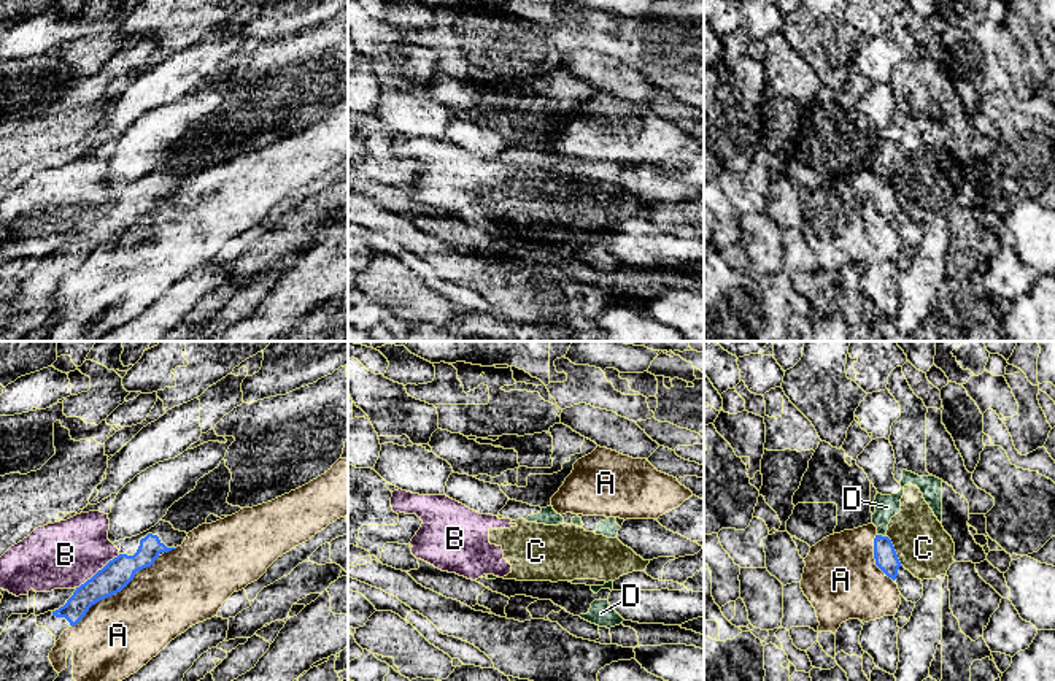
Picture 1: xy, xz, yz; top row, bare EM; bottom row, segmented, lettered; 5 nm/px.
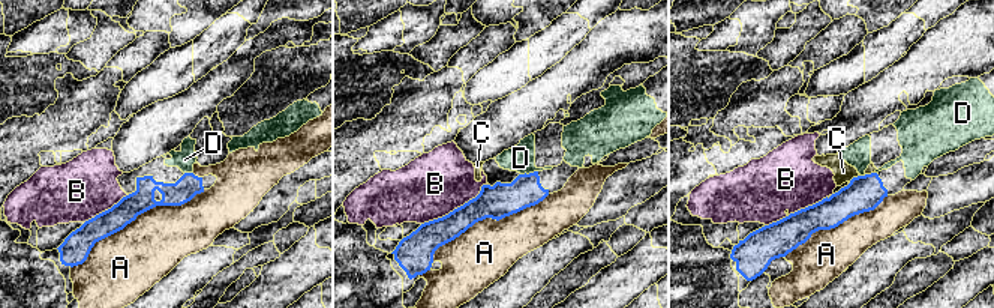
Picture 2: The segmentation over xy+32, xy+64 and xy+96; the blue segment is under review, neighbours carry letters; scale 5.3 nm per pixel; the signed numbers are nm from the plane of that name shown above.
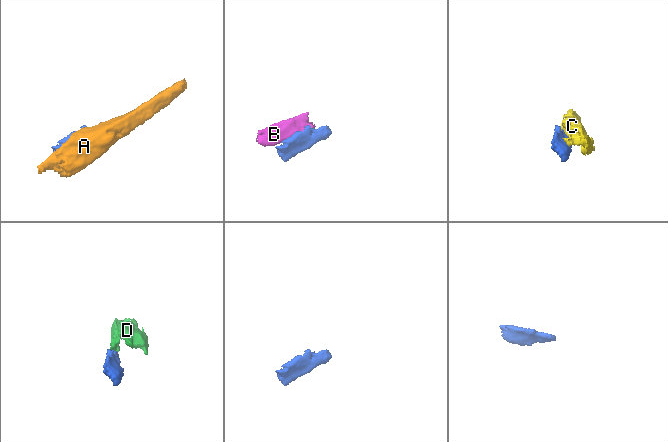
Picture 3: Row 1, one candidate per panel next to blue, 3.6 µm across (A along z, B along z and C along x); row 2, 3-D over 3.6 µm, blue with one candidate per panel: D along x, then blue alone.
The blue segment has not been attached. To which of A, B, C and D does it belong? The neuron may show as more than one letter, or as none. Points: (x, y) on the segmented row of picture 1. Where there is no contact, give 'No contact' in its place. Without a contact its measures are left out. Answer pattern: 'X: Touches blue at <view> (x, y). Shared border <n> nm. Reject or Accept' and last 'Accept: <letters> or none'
A: Touches blue at xy (115, 592). Shared border 550 nm. Reject
B: Touches blue at xy (99, 570). Shared border 280 nm. Reject
C: Touches blue at yz (895, 551). Shared border 180 nm. Reject
D: Touches blue at yz (881, 535). Shared border 50 nm. Accept
Accept: D

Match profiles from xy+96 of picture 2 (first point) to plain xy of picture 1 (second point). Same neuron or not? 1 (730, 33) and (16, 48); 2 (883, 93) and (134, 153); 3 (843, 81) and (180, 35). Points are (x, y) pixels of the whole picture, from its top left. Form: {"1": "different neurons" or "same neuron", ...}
{"1": "same neuron", "2": "same neuron", "3": "different neurons"}

